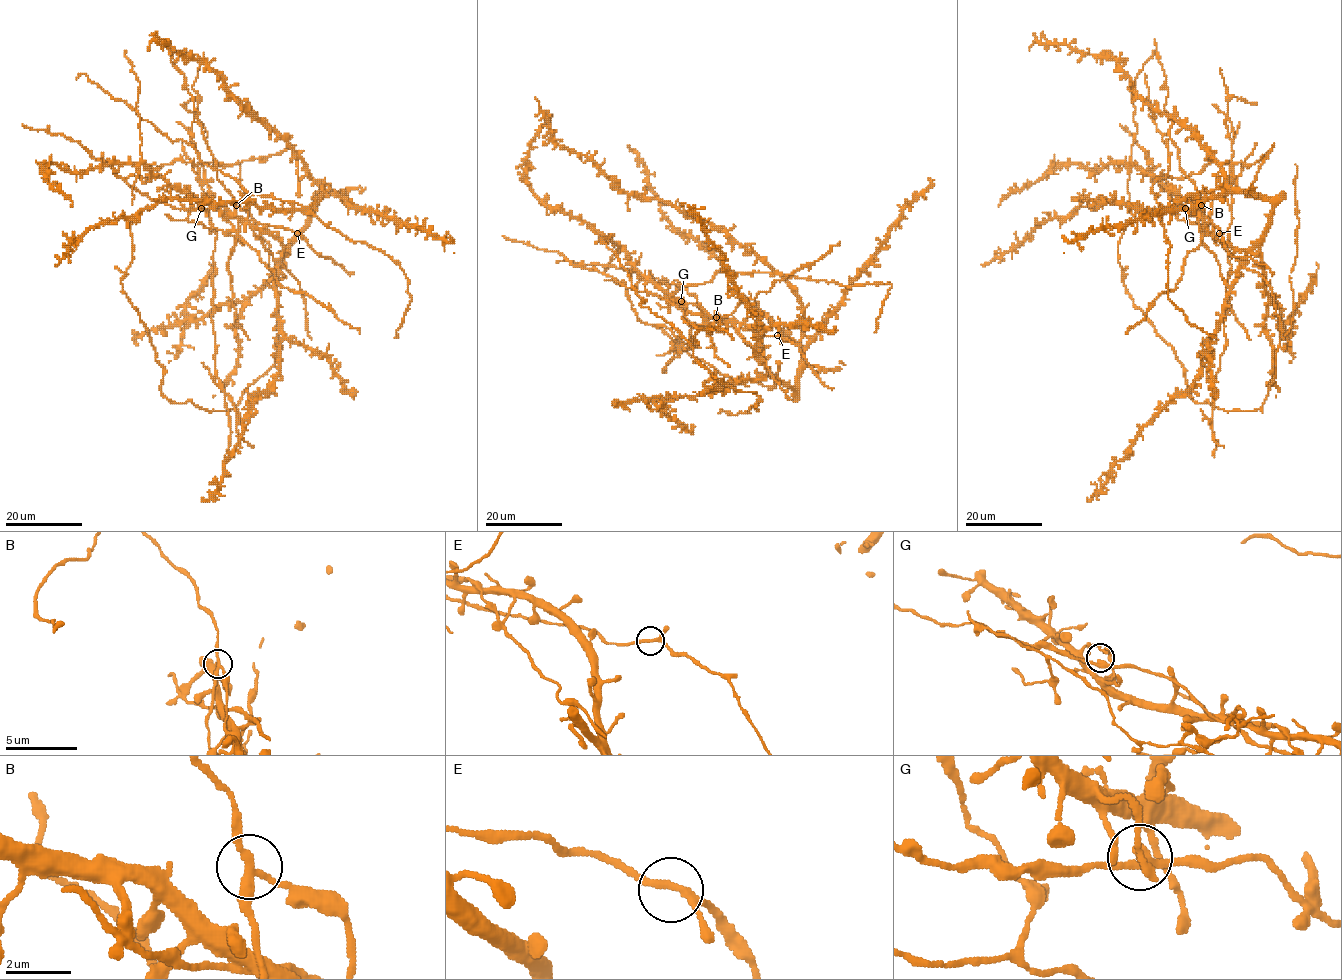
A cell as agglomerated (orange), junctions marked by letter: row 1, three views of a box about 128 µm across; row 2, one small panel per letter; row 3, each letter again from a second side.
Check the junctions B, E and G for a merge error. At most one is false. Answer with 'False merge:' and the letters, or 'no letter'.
False merge: B

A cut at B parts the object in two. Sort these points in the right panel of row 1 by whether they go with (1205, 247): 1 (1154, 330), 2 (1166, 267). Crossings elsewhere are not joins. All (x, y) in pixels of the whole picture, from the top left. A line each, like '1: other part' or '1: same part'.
1: other part
2: other part

